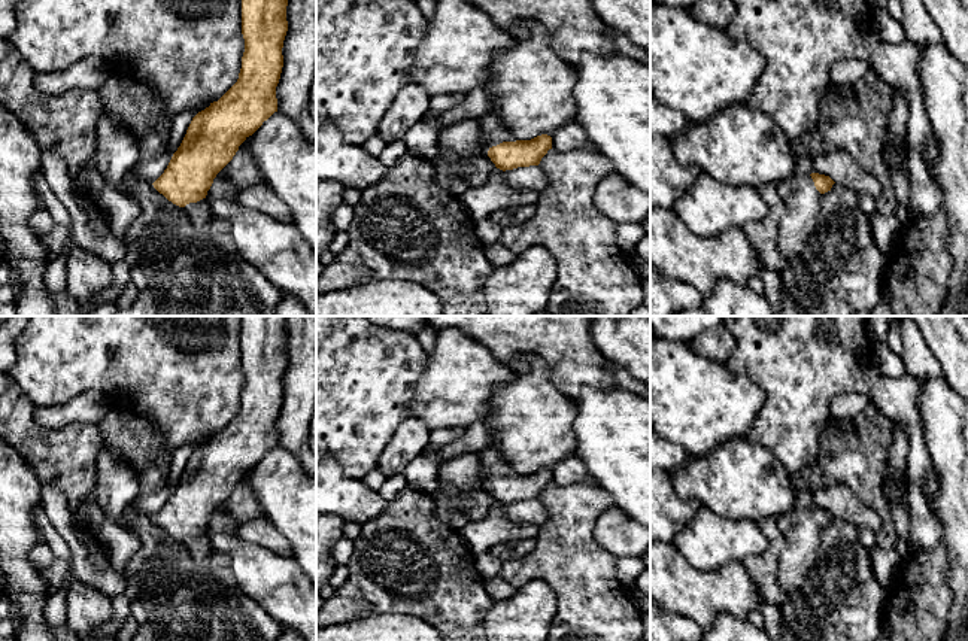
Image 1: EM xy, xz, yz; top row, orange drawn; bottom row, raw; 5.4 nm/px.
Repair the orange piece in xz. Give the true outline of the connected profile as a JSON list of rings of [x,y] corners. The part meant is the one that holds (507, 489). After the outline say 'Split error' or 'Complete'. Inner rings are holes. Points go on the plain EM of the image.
[[[492,443],[476,453],[482,465],[480,477],[489,481],[488,490],[503,505],[538,499],[547,484],[552,483],[552,471],[547,468],[531,474],[518,474]]]. Split error

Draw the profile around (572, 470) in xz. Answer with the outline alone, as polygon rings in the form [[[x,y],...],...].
[[[576,455],[565,458],[552,468],[552,481],[559,486],[567,486],[571,483],[595,486],[595,481],[589,477],[585,464]]]

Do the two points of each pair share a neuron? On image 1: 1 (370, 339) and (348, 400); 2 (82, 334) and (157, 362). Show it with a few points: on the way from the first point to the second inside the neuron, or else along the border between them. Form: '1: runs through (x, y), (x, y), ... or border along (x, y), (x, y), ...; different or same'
1: runs through (355, 354), (348, 361), (348, 385); same
2: runs through (100, 334), (129, 334), (139, 345); same

